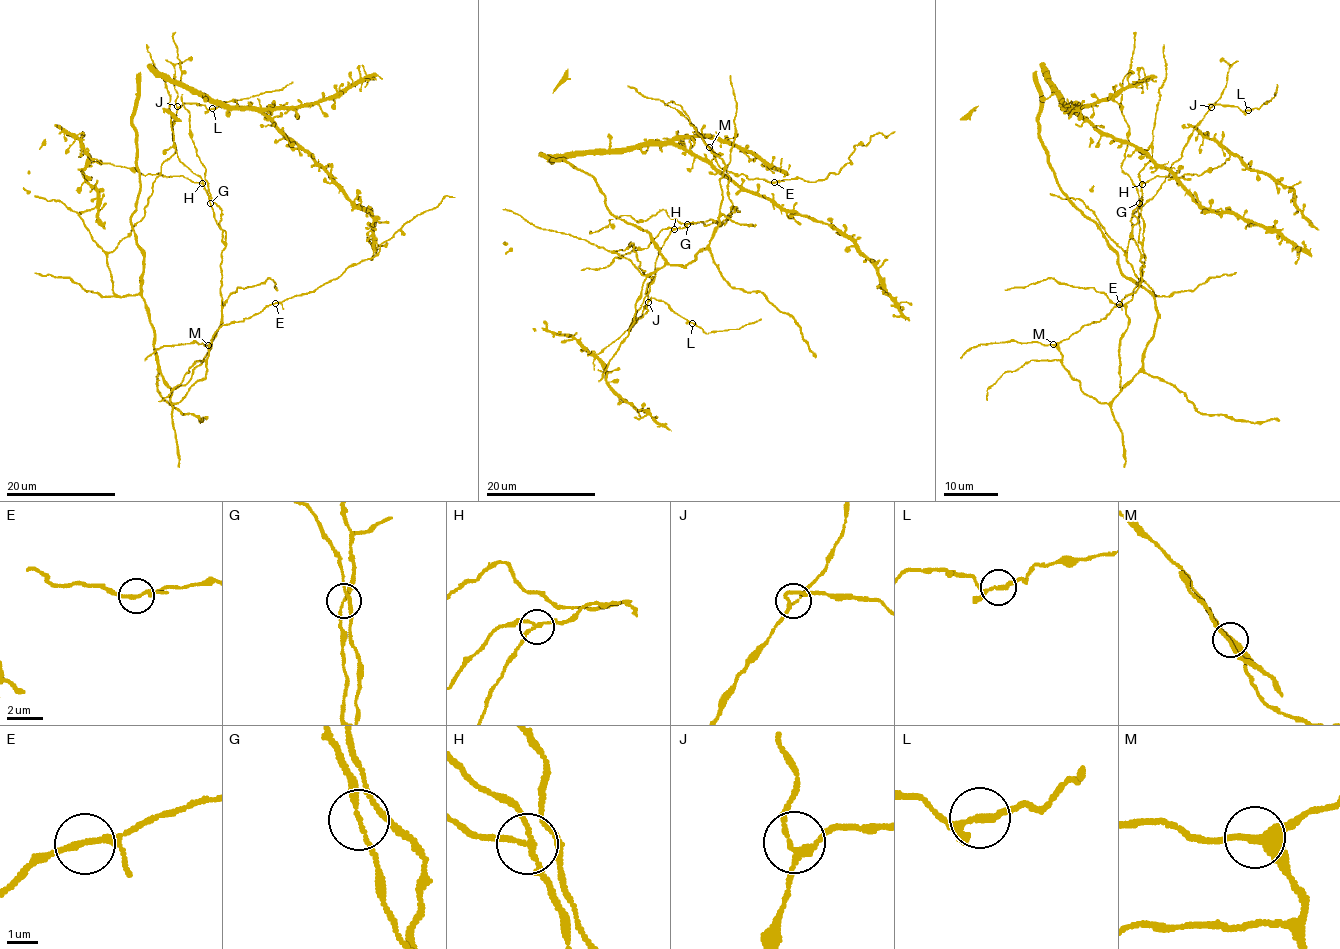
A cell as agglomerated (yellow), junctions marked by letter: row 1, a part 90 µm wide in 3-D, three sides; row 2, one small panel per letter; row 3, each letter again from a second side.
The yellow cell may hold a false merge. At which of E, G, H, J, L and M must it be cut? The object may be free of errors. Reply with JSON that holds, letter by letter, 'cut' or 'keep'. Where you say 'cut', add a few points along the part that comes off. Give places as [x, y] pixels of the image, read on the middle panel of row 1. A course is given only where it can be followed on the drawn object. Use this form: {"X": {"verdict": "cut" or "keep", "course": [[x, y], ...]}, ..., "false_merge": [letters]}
{"E": {"verdict": "keep"}, "G": {"verdict": "keep"}, "H": {"verdict": "cut", "course": [[674, 229], [660, 248], [655, 262], [654, 281], [650, 285], [650, 292], [637, 311], [636, 319], [596, 353]]}, "J": {"verdict": "keep"}, "L": {"verdict": "keep"}, "M": {"verdict": "keep"}, "false_merge": ["H"]}

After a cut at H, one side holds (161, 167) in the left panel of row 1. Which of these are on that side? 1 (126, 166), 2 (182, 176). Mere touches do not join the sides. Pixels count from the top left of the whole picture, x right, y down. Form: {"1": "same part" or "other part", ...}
{"1": "other part", "2": "other part"}

